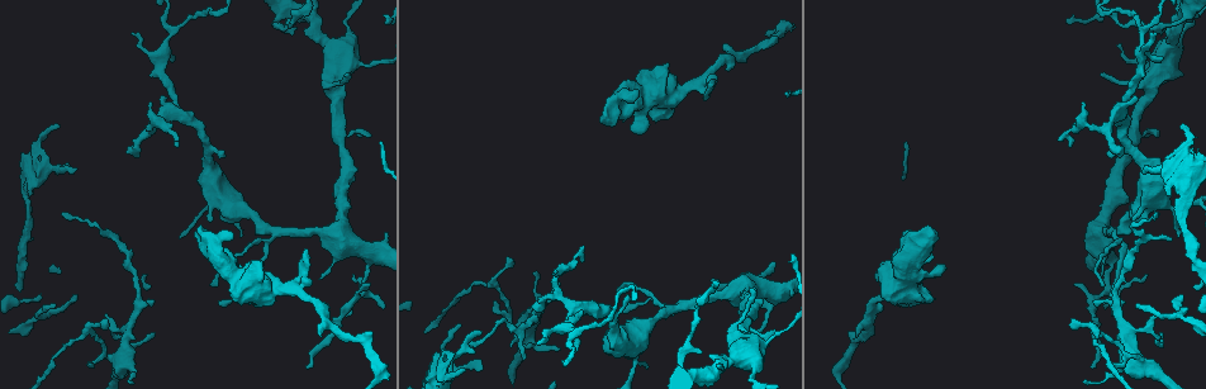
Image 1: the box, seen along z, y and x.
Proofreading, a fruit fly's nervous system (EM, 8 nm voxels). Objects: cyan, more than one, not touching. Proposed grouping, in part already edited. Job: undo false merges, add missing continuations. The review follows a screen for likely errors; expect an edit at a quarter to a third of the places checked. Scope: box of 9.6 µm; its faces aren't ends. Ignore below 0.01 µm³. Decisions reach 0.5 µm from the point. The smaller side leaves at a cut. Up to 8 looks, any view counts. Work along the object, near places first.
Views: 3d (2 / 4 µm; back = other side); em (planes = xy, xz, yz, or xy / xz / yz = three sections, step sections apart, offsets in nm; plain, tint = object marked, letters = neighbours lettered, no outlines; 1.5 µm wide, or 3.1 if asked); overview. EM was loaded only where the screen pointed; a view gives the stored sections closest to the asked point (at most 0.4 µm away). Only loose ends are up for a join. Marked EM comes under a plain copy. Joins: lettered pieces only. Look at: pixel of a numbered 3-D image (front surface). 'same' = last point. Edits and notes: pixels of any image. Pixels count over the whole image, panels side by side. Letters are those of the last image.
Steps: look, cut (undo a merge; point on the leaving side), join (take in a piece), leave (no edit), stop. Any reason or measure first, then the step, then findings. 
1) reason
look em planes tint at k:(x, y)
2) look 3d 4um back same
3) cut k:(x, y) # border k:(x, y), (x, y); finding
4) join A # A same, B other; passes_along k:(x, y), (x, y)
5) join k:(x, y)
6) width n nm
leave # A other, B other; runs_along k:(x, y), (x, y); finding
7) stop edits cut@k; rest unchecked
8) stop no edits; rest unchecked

an open end
look em planes letters at 1:(1162, 57)

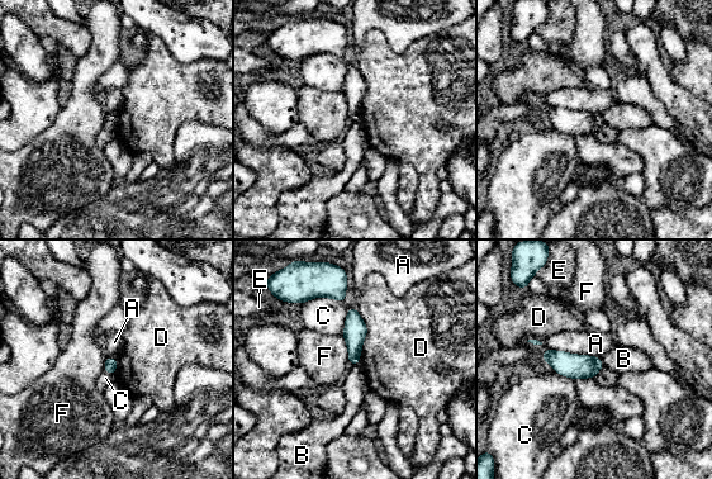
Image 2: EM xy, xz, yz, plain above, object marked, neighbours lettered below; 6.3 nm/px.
longest_contact A 380 nm
leave # A other, B other, C other, D other, E other, F other; no lettered piece goes on from it

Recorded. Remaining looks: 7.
an open end
look em planes letters at 1:(709, 280)

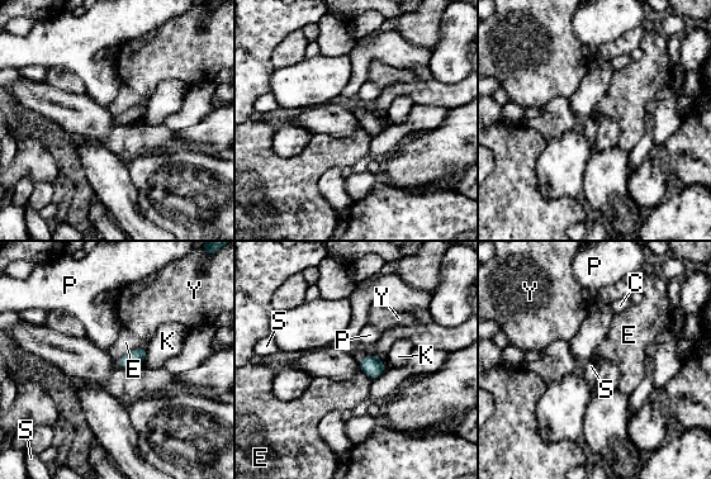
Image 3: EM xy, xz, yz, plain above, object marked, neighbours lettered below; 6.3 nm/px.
join S # C other, E other, K other, P other, S same, Y other; passes_along 3:(373, 366), (361, 360), (356, 354); it goes on there

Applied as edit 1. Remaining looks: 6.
look overview

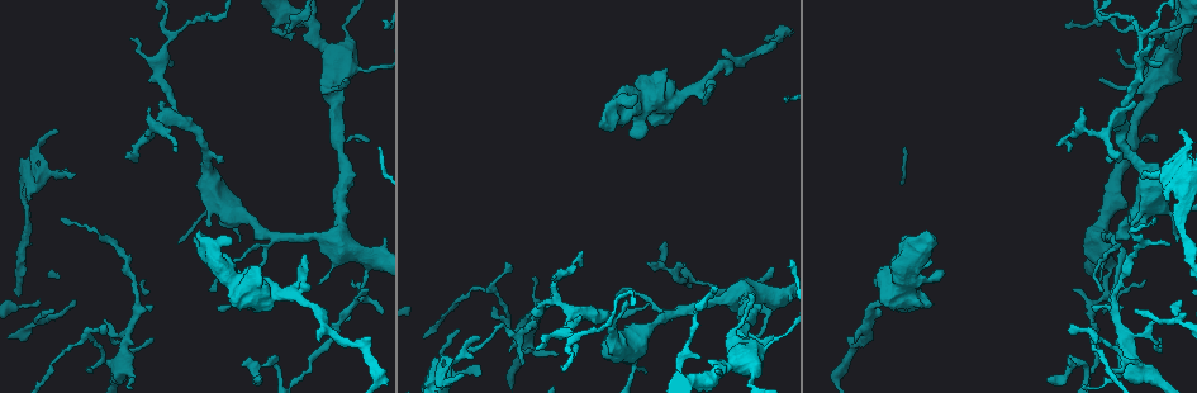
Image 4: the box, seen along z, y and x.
two arms at a narrow angle
look 3d 4um at 4:(351, 68)

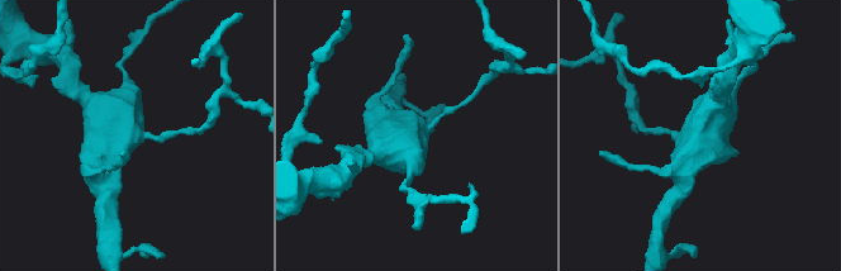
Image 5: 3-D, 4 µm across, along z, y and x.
shape alone is not enough
look em yz step 4 tint at 5:(129, 135)

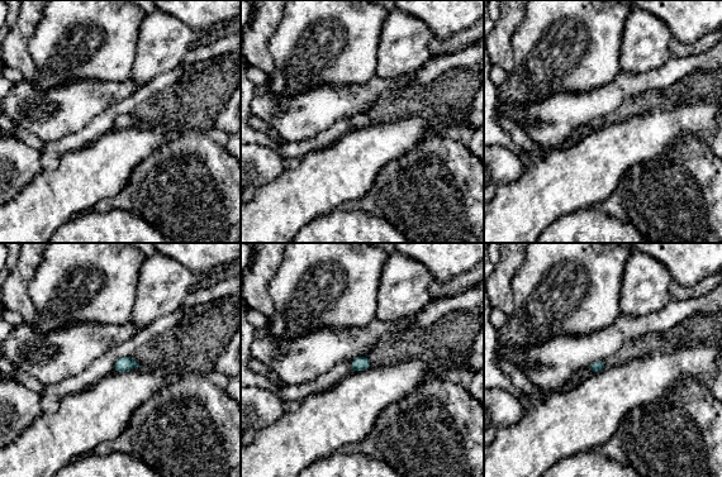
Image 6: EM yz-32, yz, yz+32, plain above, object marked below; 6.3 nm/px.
another direction
look em planes letters same

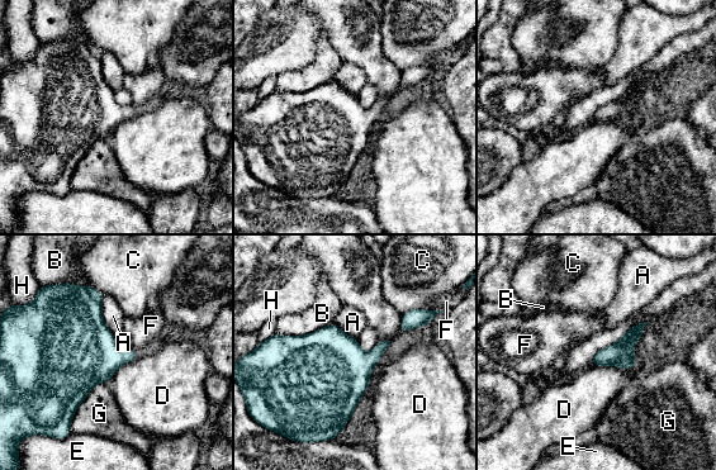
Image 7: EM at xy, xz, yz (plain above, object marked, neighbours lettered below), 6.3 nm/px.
leave # A other, B other, C other, D other, E other, F other, G other, H other; continuous, no second neuron

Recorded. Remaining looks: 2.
stop edits join@3; rest unchecked

